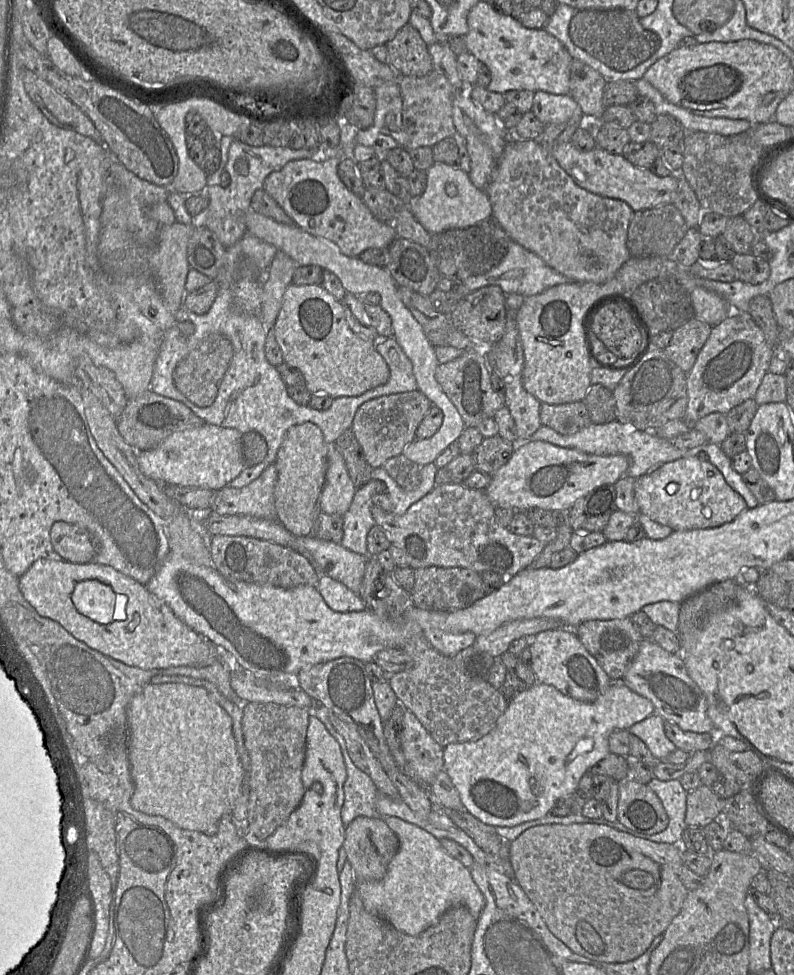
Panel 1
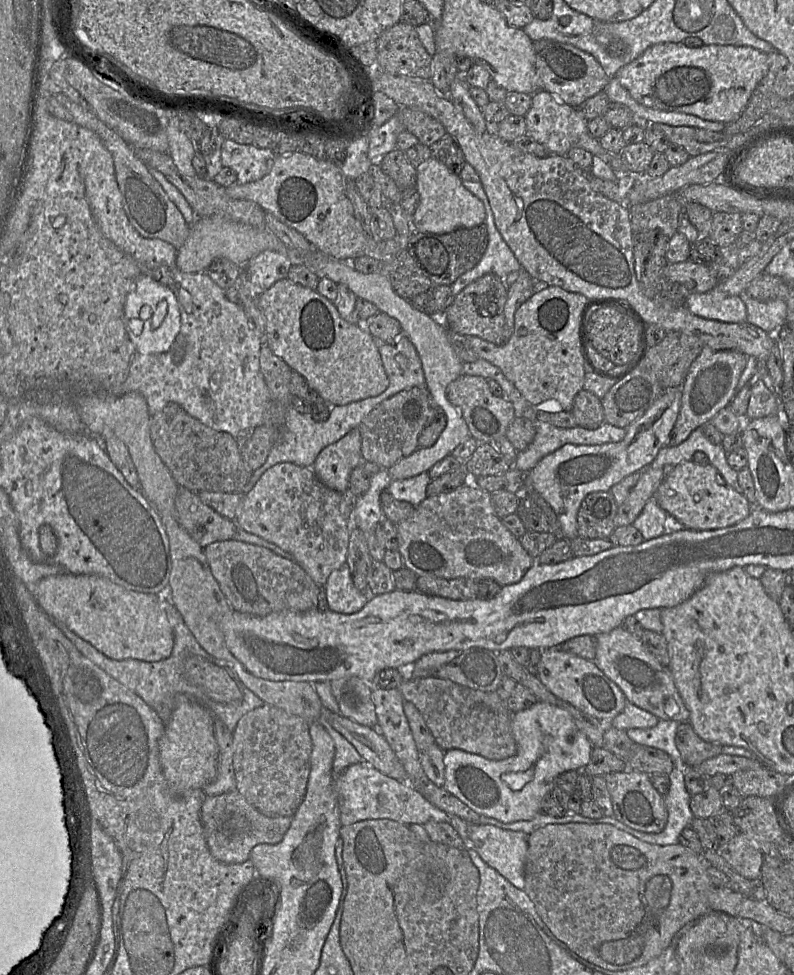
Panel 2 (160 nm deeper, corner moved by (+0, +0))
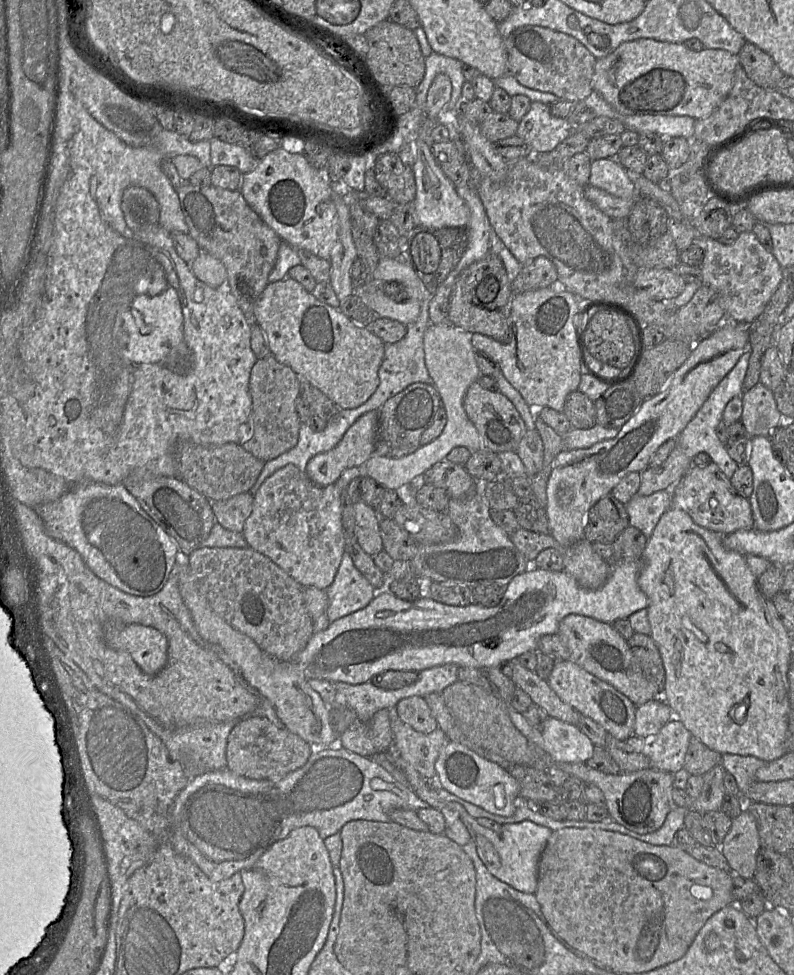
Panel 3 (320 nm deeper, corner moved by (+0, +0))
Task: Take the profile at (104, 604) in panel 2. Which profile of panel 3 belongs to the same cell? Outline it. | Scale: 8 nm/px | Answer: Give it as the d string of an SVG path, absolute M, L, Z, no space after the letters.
M139 624L125 626L117 635L107 639L107 644L129 653L147 674L159 673L167 664L168 641L157 629Z

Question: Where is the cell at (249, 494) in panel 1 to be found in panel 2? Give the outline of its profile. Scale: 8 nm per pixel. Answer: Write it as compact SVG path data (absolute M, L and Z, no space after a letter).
M290 462L278 463L269 468L244 495L234 521L245 532L259 536L290 553L319 587L325 587L329 575L345 565L347 558L349 523L340 513L341 499L342 494L327 488L310 468Z

